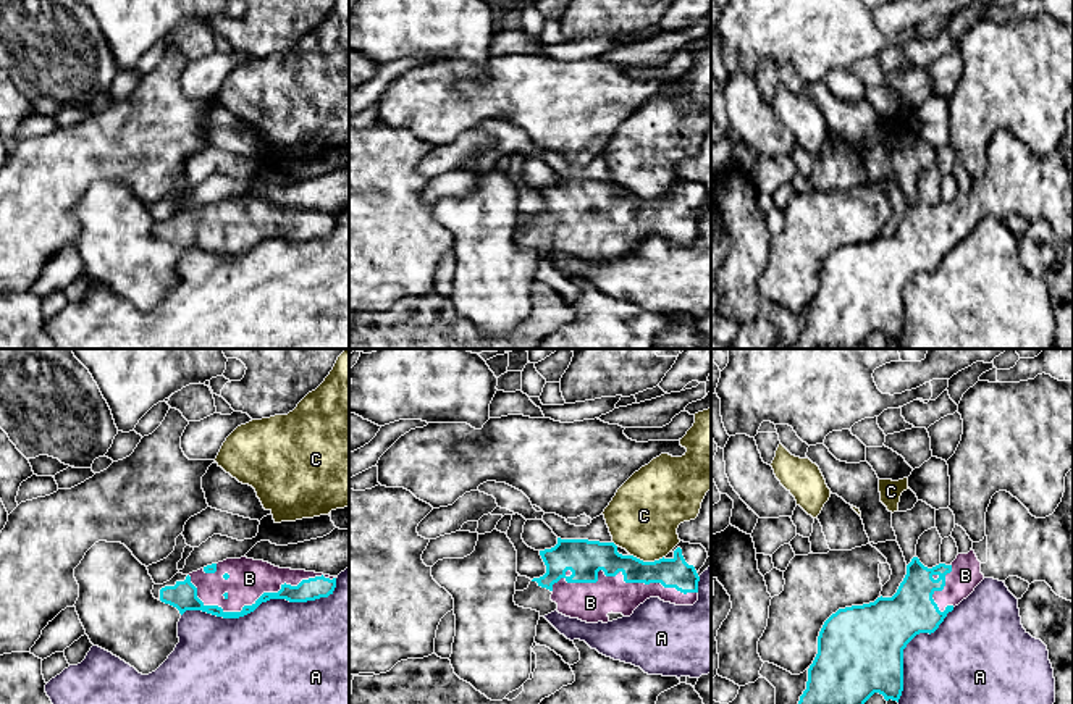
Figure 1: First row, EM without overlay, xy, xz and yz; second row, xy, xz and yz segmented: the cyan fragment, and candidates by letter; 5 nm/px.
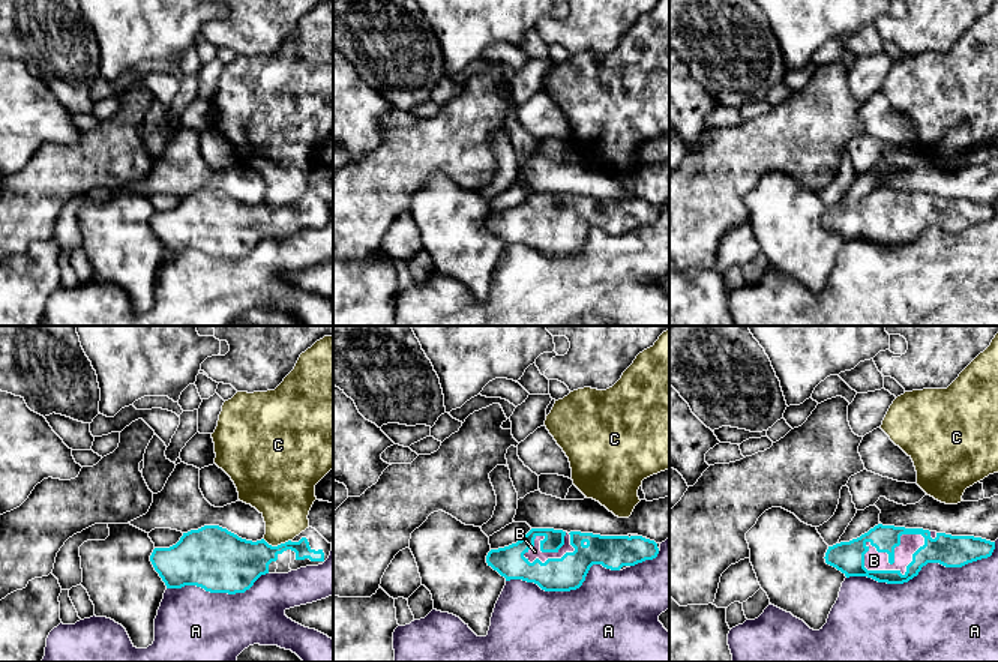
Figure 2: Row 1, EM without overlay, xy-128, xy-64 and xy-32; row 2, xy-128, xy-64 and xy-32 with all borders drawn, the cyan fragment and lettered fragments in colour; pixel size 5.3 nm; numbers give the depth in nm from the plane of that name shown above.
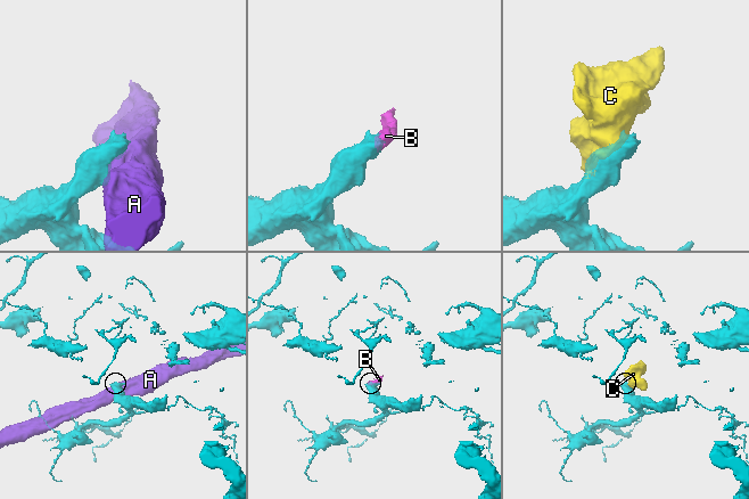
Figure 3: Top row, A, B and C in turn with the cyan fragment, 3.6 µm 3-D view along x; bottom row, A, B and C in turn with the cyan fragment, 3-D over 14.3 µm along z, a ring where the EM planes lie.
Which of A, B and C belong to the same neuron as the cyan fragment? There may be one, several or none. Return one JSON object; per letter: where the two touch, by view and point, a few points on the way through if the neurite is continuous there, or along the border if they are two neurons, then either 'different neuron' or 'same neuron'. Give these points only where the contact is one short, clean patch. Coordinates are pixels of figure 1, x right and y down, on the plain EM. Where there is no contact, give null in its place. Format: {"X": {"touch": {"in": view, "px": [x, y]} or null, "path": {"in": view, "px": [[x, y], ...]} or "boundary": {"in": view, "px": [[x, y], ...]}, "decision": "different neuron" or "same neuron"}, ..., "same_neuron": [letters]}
{"A": {"touch": {"in": "xy", "px": [262, 239]}, "decision": "different neuron"}, "B": {"touch": {"in": "xz", "px": [622, 212]}, "decision": "same neuron"}, "C": {"touch": {"in": "xz", "px": [647, 201]}, "decision": "different neuron"}, "same_neuron": ["B"]}

